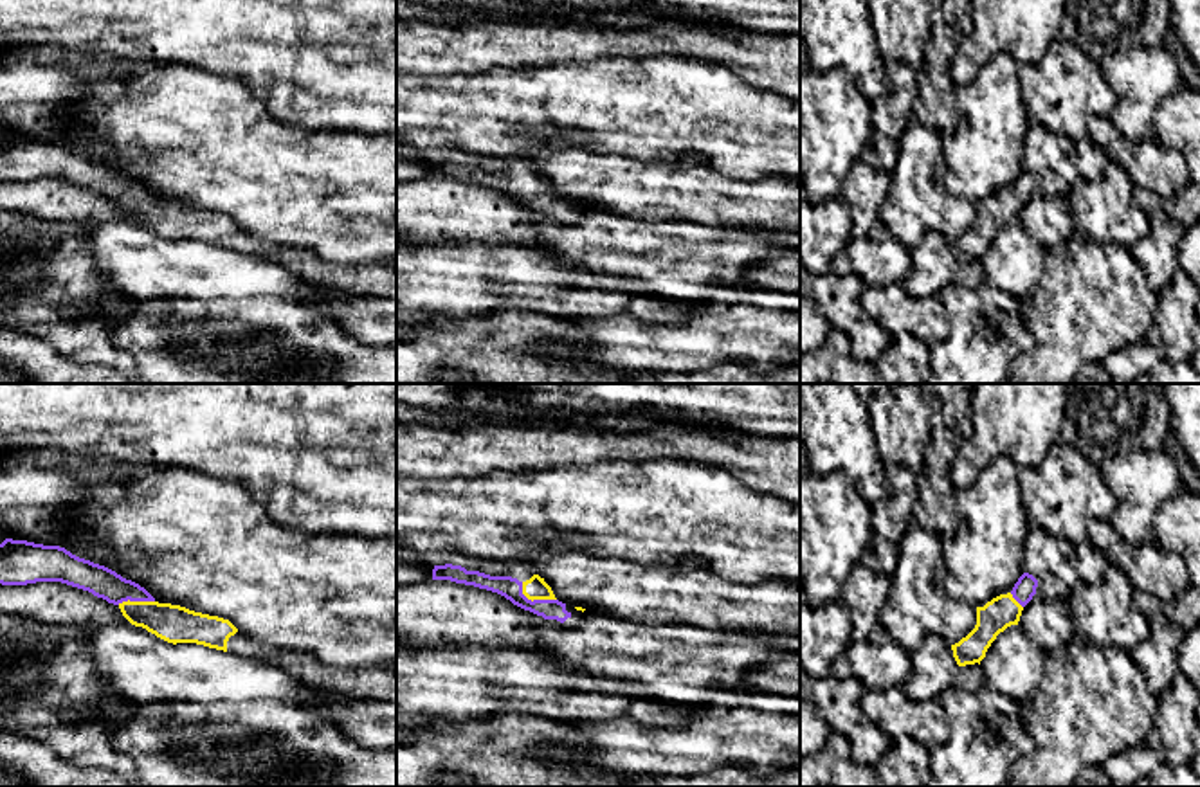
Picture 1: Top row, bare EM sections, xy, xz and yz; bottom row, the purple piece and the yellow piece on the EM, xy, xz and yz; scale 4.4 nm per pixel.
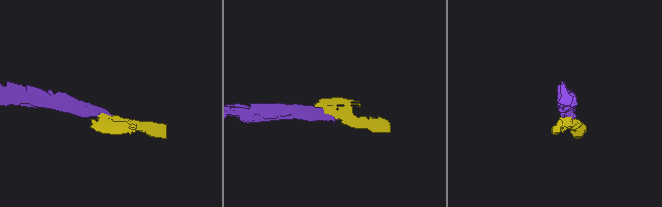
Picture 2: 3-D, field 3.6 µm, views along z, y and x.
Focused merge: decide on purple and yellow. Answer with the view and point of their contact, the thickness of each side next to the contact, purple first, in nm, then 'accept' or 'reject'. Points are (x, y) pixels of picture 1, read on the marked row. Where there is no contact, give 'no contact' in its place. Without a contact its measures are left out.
meets purple in xz at (534, 600); 100 nm thick on the purple side, 100 nm on the other; accept

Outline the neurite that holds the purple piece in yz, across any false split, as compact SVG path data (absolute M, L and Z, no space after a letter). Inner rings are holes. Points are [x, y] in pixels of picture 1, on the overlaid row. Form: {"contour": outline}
{"contour": "M1023 573L1013 591L977 607L977 625L959 643L951 645L959 666L975 665L986 657L987 648L1011 625L1018 625L1023 607L1036 594L1038 580Z"}

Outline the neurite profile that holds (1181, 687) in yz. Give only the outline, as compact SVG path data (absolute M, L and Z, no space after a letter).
M1177 672L1157 702L1159 710L1153 719L1153 728L1162 740L1164 762L1173 767L1186 765L1198 753L1193 735L1196 729L1200 693L1187 677Z

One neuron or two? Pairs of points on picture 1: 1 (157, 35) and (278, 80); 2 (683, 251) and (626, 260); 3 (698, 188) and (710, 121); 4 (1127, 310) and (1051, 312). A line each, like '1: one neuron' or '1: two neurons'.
1: one neuron
2: one neuron
3: two neurons
4: one neuron

